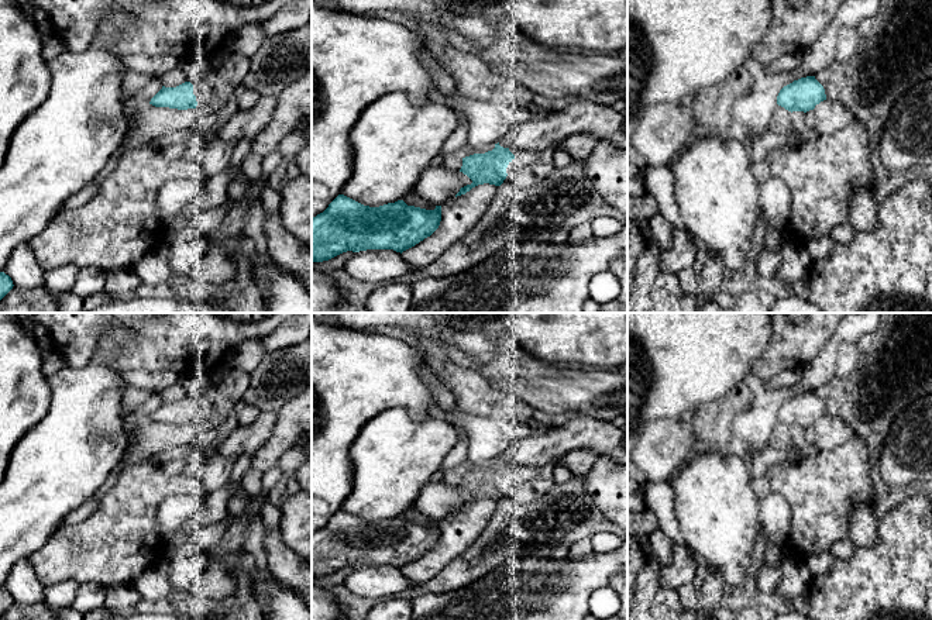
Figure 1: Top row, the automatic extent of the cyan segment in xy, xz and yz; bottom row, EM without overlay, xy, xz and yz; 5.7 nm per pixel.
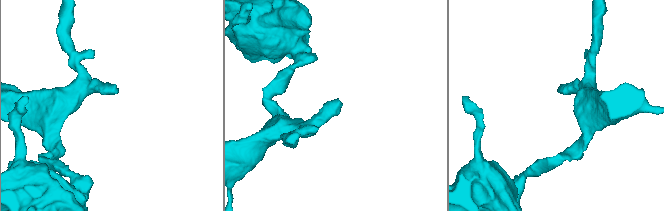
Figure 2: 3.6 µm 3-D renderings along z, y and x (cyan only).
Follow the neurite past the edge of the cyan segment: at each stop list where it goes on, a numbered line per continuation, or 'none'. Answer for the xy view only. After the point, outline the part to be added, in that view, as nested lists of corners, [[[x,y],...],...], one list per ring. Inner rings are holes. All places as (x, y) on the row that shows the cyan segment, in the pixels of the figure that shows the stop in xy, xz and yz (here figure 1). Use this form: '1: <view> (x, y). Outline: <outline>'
1: xy (205, 96). Outline: [[[204,83],[196,85],[195,96],[196,96],[196,101],[197,101],[196,107],[203,110],[206,113],[206,117],[220,108],[220,107],[214,107],[214,108],[210,107],[210,104],[216,99],[216,93],[213,92],[213,89],[210,86],[207,86]]]

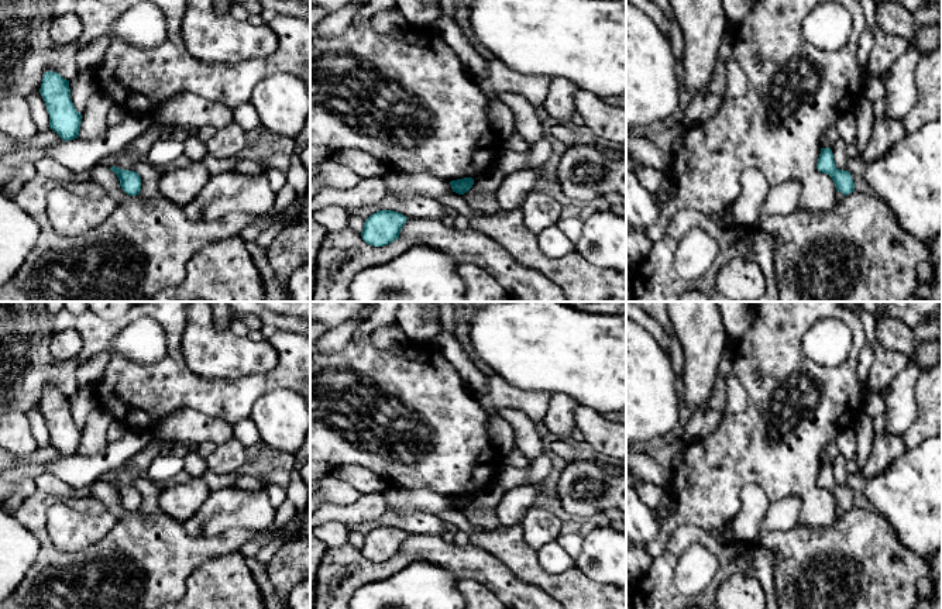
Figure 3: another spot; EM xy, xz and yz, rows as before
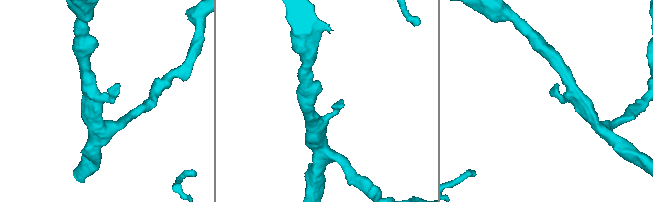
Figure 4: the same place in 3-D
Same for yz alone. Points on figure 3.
none

